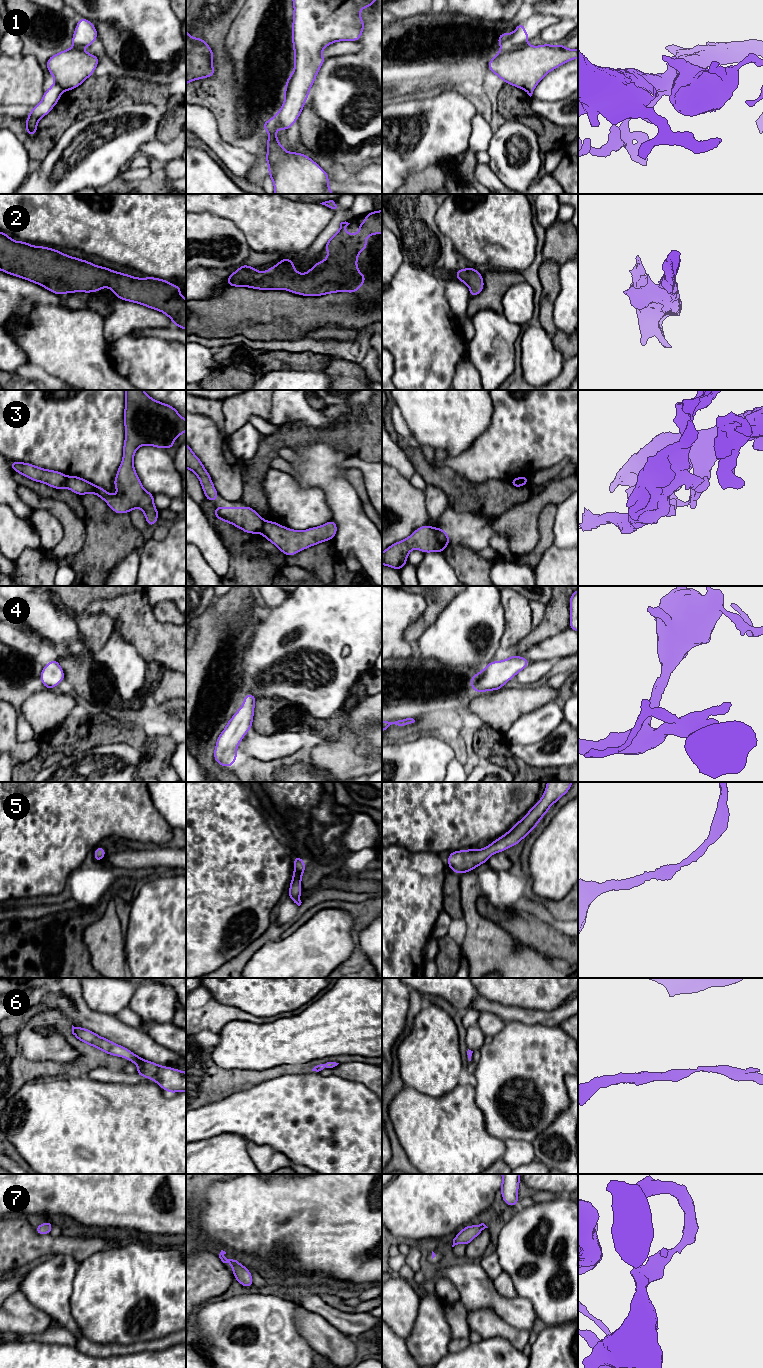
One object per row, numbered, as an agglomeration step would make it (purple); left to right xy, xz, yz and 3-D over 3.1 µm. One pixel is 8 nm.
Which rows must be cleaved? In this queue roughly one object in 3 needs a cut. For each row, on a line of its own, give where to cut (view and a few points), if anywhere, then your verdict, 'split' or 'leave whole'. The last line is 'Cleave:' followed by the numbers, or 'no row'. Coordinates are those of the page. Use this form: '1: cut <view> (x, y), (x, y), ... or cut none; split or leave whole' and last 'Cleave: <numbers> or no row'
1: cut yz (525, 44), (519, 47), (502, 48); split
2: cut none; leave whole
3: cut xz (265, 521), (260, 531); split
4: cut none; leave whole
5: cut none; leave whole
6: cut none; leave whole
7: cut none; leave whole
Cleave: 1, 3

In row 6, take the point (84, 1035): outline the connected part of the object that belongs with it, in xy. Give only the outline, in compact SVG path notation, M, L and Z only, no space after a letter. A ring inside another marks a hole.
M72 1025L72 1034L83 1043L112 1056L119 1056L128 1059L131 1063L137 1064L139 1067L135 1075L152 1079L167 1092L186 1092L186 1072L147 1061L129 1049L115 1044L86 1028L74 1027Z

